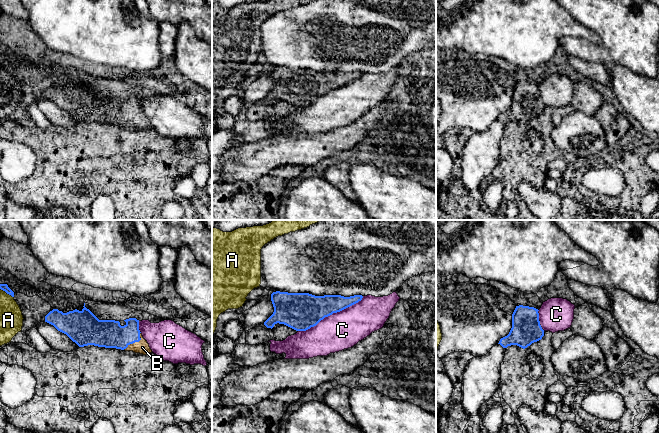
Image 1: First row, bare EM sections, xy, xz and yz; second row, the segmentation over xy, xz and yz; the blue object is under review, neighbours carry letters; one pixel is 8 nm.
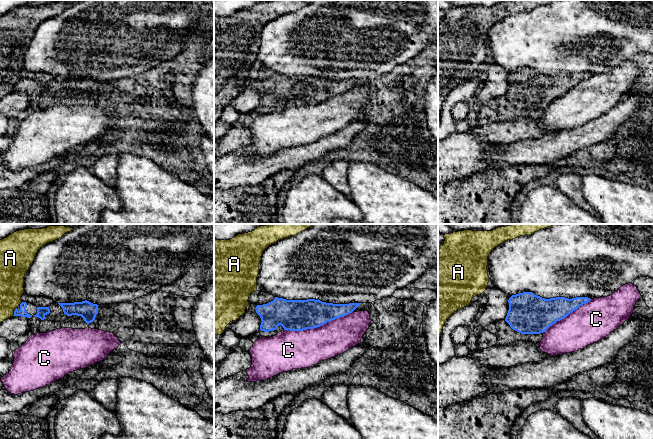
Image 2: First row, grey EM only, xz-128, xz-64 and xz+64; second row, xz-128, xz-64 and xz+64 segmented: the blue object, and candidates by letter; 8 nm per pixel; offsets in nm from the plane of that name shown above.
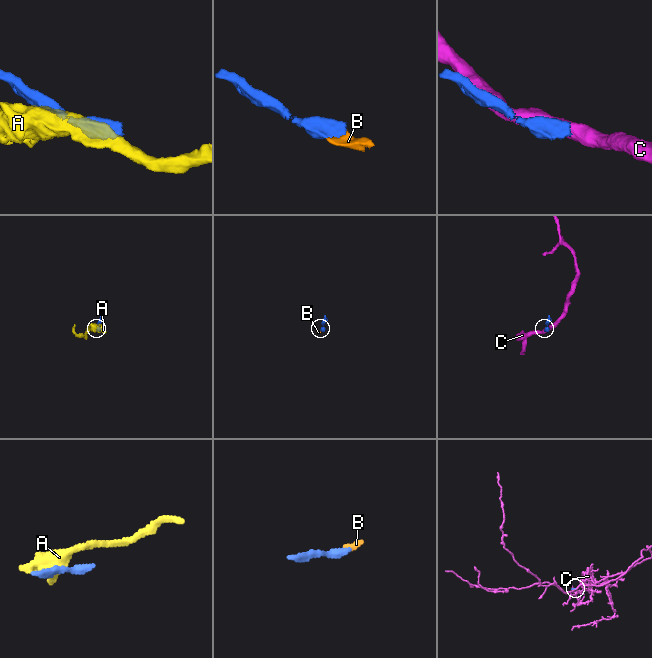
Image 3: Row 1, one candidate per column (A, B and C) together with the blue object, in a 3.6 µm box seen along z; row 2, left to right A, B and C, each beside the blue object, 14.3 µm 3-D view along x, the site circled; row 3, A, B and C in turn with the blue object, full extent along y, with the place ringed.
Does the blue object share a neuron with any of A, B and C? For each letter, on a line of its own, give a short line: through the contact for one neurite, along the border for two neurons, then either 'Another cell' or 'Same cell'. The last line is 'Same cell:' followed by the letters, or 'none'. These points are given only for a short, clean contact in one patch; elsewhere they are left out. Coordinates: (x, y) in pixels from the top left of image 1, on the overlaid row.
A: Another cell
B: Line: xy (105, 333), (128, 337), (135, 341), (142, 347). Same cell
C: Another cell
Same cell: B

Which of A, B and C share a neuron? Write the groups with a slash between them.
A / B / C

